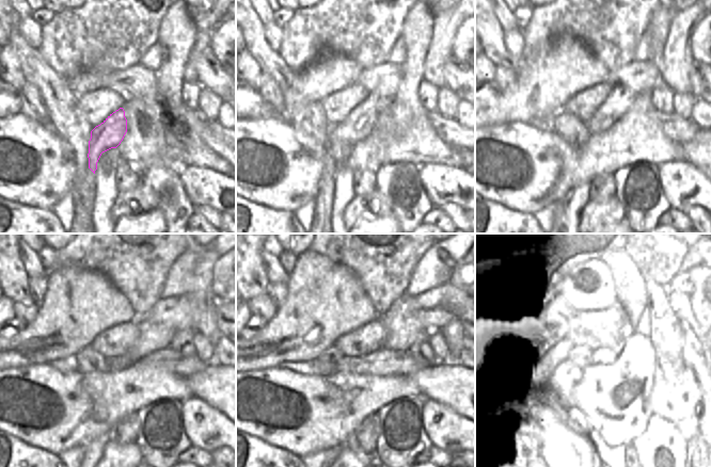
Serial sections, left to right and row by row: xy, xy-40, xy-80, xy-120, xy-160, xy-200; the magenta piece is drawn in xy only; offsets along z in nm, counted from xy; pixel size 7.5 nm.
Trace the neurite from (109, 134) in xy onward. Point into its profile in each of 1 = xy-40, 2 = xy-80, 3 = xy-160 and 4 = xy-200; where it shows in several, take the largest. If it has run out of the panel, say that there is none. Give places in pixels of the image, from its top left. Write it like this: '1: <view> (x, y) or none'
1: xy-40 (359, 124)
2: xy-80 (617, 103)
3: xy-160 (400, 328)
4: xy-200 (644, 308)

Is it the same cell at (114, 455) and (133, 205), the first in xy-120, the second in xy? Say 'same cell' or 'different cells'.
same cell

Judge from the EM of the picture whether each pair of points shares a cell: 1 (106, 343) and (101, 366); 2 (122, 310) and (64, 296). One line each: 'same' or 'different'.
1: different
2: same

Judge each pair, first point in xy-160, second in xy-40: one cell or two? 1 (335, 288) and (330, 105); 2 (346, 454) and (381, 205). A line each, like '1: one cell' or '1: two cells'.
1: two cells
2: one cell

